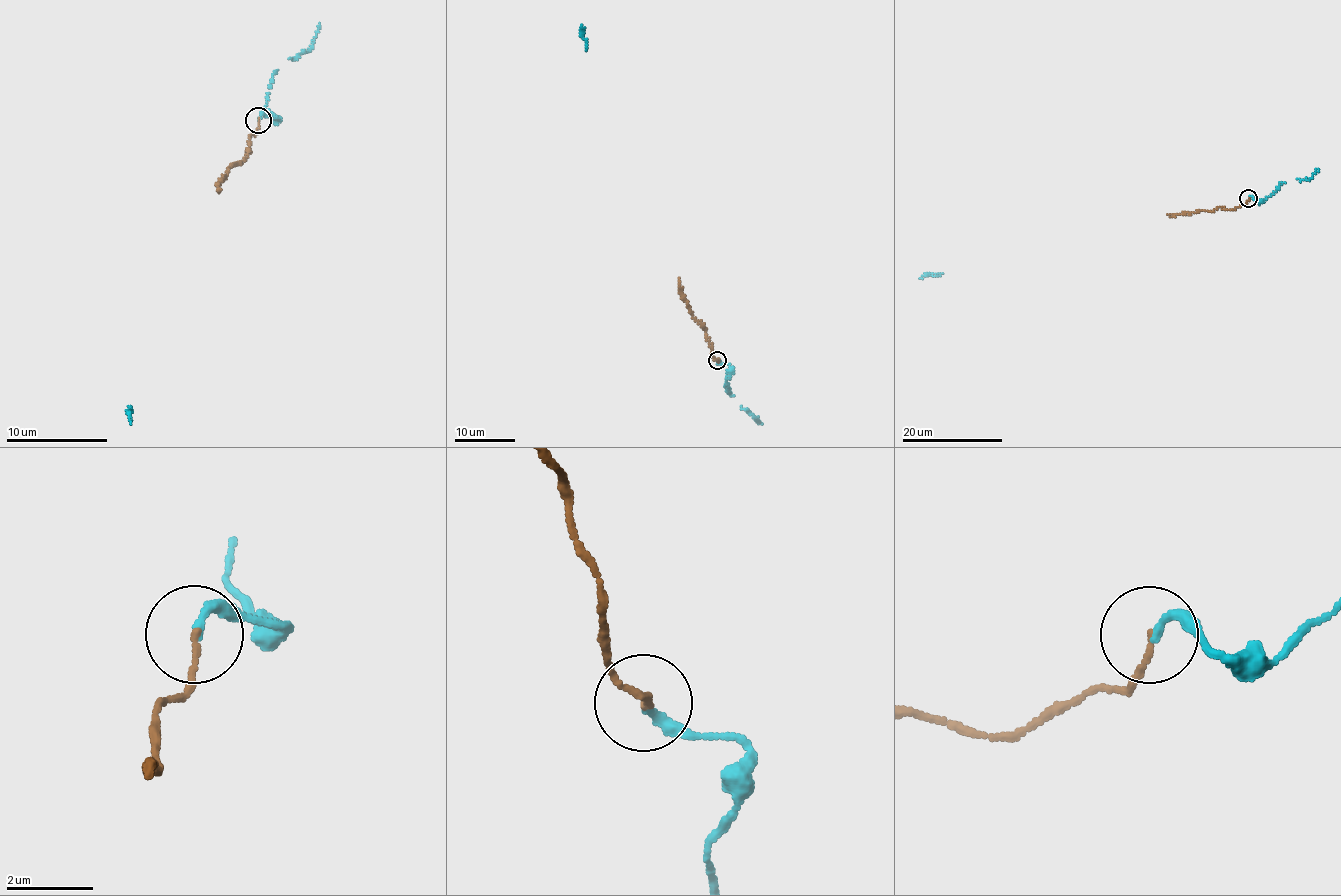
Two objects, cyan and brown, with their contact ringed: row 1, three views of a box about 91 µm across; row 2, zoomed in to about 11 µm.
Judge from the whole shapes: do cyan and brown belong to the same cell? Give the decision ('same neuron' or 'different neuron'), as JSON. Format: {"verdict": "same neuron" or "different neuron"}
{"verdict": "same neuron"}

